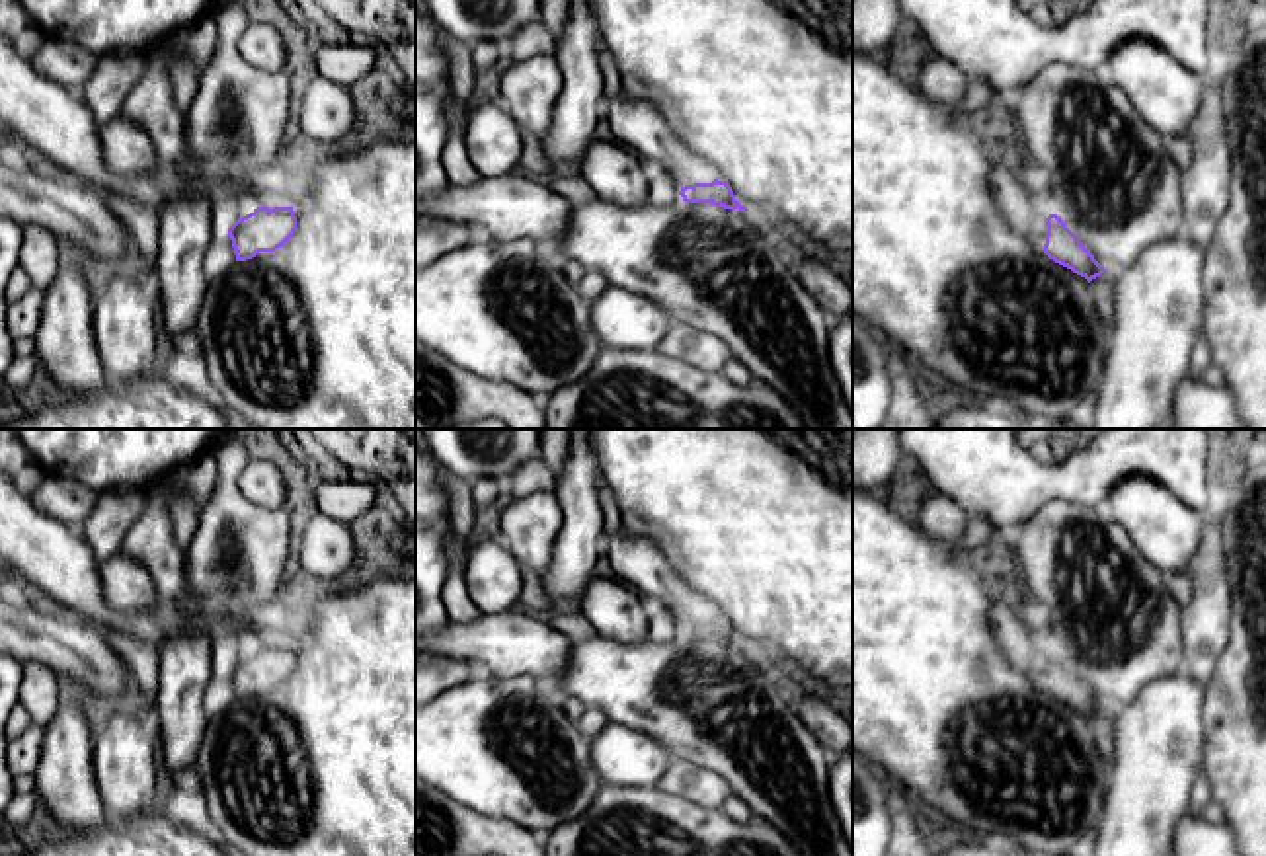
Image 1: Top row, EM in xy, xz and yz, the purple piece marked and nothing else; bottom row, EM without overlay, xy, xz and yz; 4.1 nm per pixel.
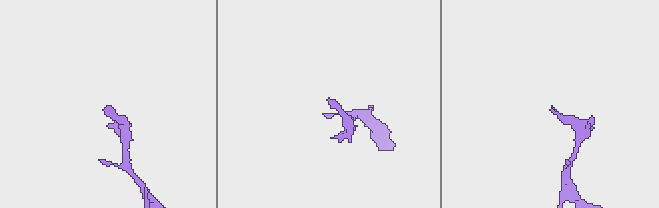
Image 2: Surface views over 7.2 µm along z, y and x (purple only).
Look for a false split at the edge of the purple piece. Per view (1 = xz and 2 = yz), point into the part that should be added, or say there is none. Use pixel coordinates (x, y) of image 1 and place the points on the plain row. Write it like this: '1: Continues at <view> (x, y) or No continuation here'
1: Continues at xz (636, 562)
2: Continues at yz (1023, 652)

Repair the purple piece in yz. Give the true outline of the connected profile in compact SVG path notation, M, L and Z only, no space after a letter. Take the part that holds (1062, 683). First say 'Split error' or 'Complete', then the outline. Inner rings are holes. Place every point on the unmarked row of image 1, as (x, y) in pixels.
Split error. M1007 595L997 597L993 603L991 632L1009 663L1036 684L1042 684L1049 696L1085 714L1088 720L1104 710L1104 704L1067 665L1061 653L1049 651L1046 655L1038 640L1016 628L1014 618L1009 616Z

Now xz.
Split error. M620 528L605 538L605 556L618 581L632 587L648 604L679 622L685 640L712 640L749 647L726 618L714 614L714 603L691 589L650 540Z

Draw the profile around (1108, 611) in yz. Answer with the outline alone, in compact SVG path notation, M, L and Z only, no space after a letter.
M1063 499L1044 503L1009 532L1009 556L1026 603L1044 616L1044 634L1104 708L1118 712L1153 681L1184 673L1182 608L1167 589L1167 575L1133 544L1114 519L1110 503L1081 507Z

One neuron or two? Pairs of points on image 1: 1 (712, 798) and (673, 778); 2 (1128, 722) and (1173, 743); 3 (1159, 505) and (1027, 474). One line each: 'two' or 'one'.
1: one
2: one
3: two

